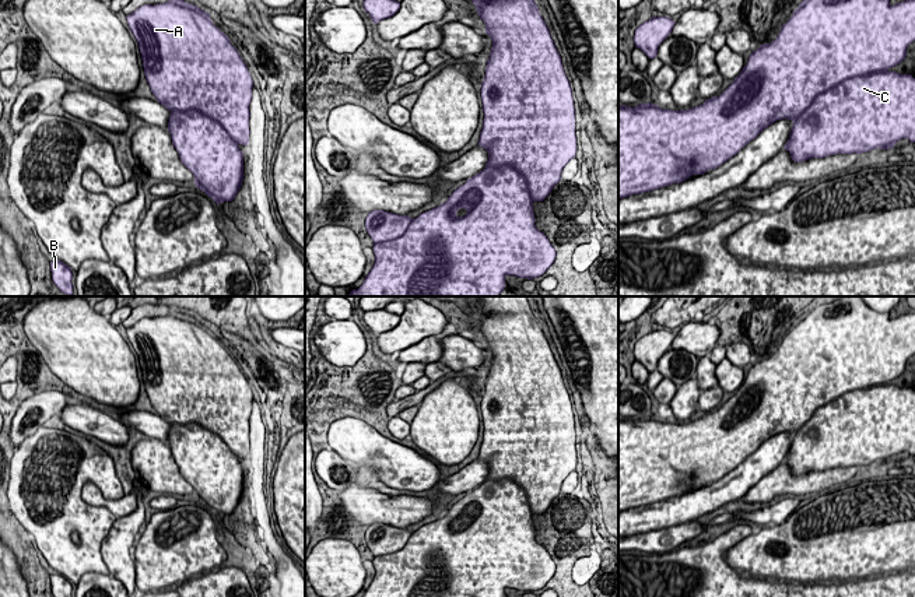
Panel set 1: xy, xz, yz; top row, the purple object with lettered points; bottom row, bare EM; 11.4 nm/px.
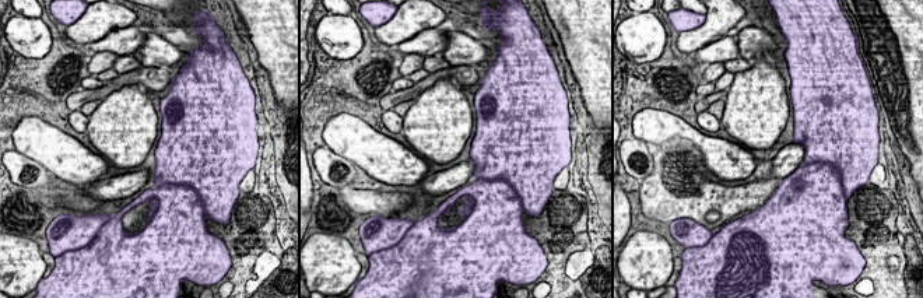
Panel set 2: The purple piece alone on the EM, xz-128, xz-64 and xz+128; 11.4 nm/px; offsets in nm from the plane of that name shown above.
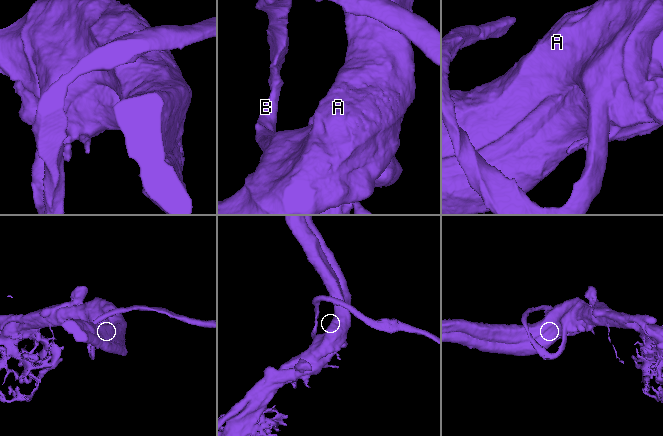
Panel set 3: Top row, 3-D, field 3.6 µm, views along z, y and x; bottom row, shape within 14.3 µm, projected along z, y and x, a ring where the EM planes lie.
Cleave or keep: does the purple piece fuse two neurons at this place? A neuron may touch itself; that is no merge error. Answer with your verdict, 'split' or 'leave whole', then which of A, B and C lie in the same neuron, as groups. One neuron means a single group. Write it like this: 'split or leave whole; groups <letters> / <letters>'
split; groups A B / C

